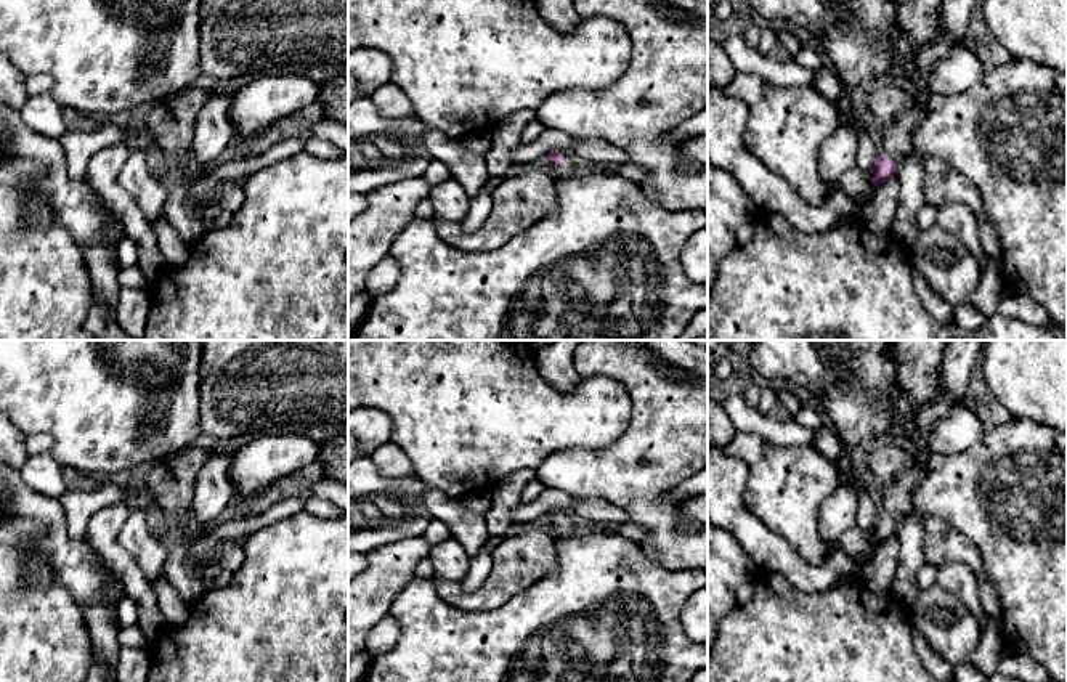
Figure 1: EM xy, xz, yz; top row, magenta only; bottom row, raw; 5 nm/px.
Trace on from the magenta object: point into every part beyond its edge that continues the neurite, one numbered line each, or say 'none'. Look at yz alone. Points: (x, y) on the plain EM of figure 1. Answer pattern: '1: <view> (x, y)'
1: yz (960, 355)

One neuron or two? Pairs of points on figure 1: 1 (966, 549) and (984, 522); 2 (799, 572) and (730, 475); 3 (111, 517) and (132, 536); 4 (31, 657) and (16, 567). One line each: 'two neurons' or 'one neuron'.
1: two neurons
2: one neuron
3: two neurons
4: one neuron

